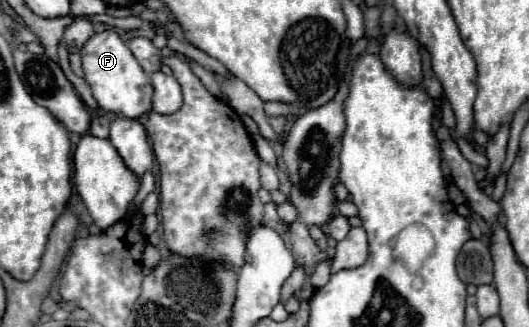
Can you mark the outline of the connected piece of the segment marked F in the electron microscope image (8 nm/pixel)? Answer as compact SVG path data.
M113 30L93 34L89 42L81 48L81 58L85 80L91 86L93 98L97 100L103 112L119 114L125 118L139 118L151 110L151 78L143 72L143 68L139 66L127 44L119 38L119 34L115 34Z

